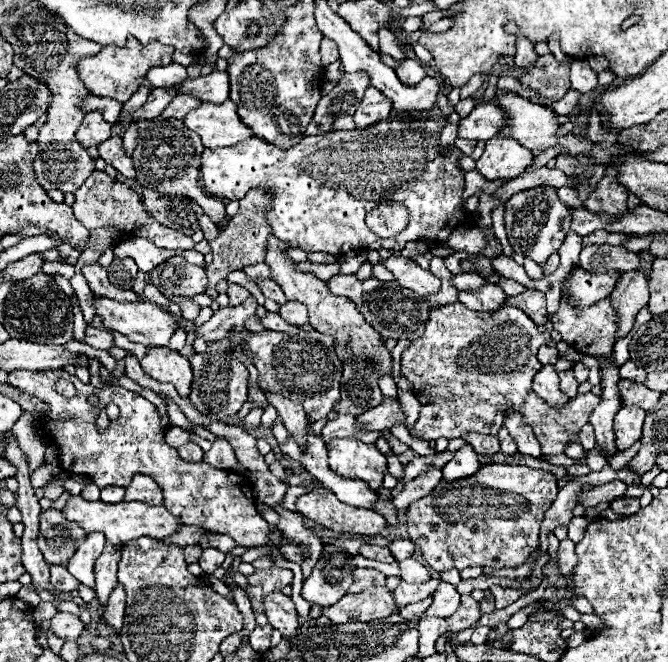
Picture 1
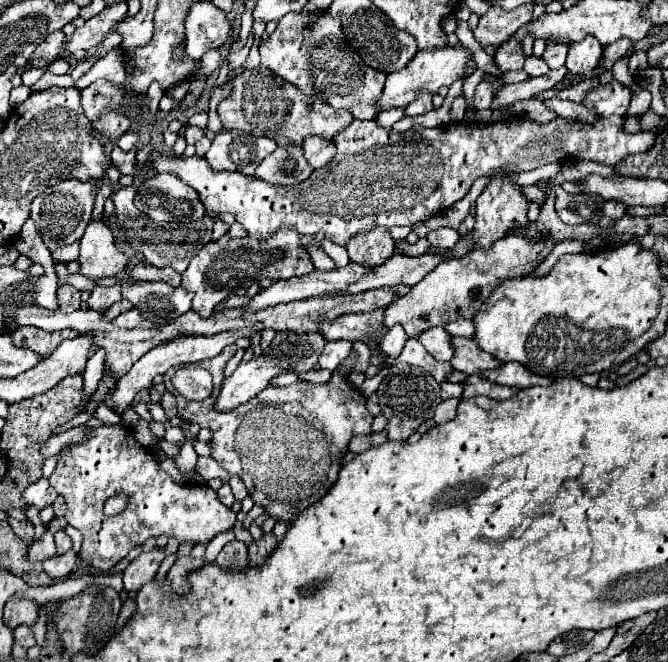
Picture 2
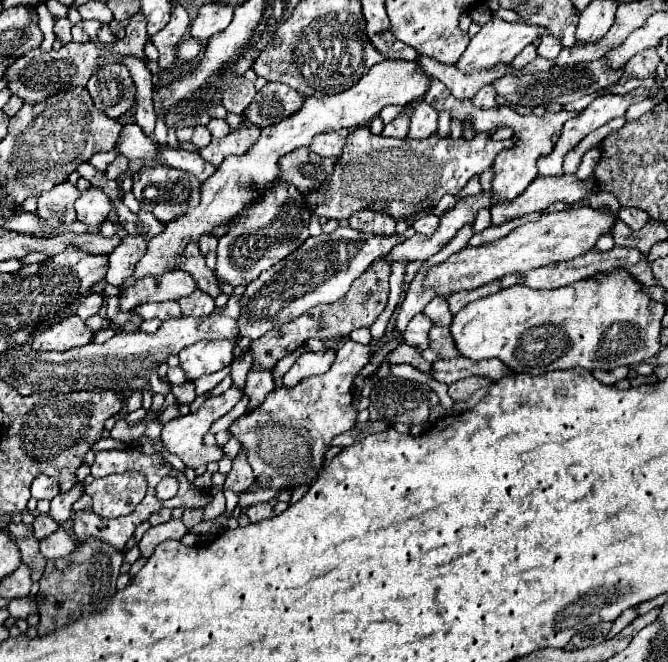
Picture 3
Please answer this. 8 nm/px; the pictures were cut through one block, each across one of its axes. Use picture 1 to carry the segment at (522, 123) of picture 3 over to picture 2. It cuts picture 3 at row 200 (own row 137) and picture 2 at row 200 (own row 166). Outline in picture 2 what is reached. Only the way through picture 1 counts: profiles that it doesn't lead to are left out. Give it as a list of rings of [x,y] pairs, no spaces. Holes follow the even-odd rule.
[[[496,174],[492,176],[492,182],[486,186],[486,190],[478,196],[476,200],[476,226],[472,230],[474,242],[478,248],[488,250],[496,240],[508,236],[516,228],[526,228],[530,222],[526,220],[526,210],[528,210],[528,200],[522,196],[520,188],[508,182],[506,174]]]

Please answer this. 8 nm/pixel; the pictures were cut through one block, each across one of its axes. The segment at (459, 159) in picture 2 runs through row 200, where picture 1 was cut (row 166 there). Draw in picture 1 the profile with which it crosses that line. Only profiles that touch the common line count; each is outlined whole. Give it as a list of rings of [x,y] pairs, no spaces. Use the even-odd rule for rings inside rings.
[[[412,114],[412,116],[408,116],[408,118],[404,118],[404,116],[392,116],[390,120],[382,120],[380,124],[372,126],[372,128],[366,128],[366,130],[358,130],[358,128],[354,128],[354,130],[332,130],[332,132],[326,132],[326,134],[320,134],[320,136],[304,136],[304,140],[302,140],[300,144],[296,144],[294,148],[290,148],[290,150],[280,150],[280,148],[276,148],[274,144],[268,144],[268,142],[264,142],[264,140],[248,138],[248,140],[244,140],[244,142],[240,142],[240,144],[234,144],[234,146],[228,146],[228,148],[216,148],[216,150],[206,148],[206,150],[202,152],[200,180],[202,180],[202,186],[204,186],[212,196],[220,196],[220,198],[228,198],[228,200],[240,200],[242,196],[246,196],[246,192],[248,192],[250,188],[258,188],[258,186],[266,188],[266,192],[274,192],[272,208],[266,212],[266,222],[272,226],[274,236],[276,236],[278,240],[282,240],[288,248],[302,248],[302,250],[306,250],[306,252],[326,252],[326,254],[336,254],[336,256],[340,256],[340,254],[346,254],[346,252],[350,252],[350,250],[380,250],[380,248],[386,248],[386,250],[396,250],[396,252],[400,252],[410,240],[438,240],[438,238],[440,238],[440,244],[446,244],[448,236],[450,236],[454,230],[466,228],[466,226],[474,226],[474,224],[468,224],[468,216],[470,216],[470,214],[468,214],[466,210],[464,210],[464,212],[458,210],[458,206],[460,206],[460,202],[462,202],[462,190],[464,190],[464,172],[458,168],[458,156],[460,156],[462,152],[460,152],[456,146],[438,152],[438,136],[440,136],[442,126],[444,126],[444,122],[438,122],[438,120],[432,120],[432,118],[422,118],[420,114]],[[388,198],[392,198],[392,200],[396,200],[396,202],[400,202],[400,204],[404,204],[404,206],[408,208],[408,212],[410,212],[410,224],[408,224],[408,228],[406,228],[404,232],[400,232],[400,234],[394,236],[394,238],[378,238],[378,236],[374,236],[374,234],[368,230],[364,218],[366,218],[366,212],[368,212],[374,204],[378,204],[380,200],[388,200]]]

